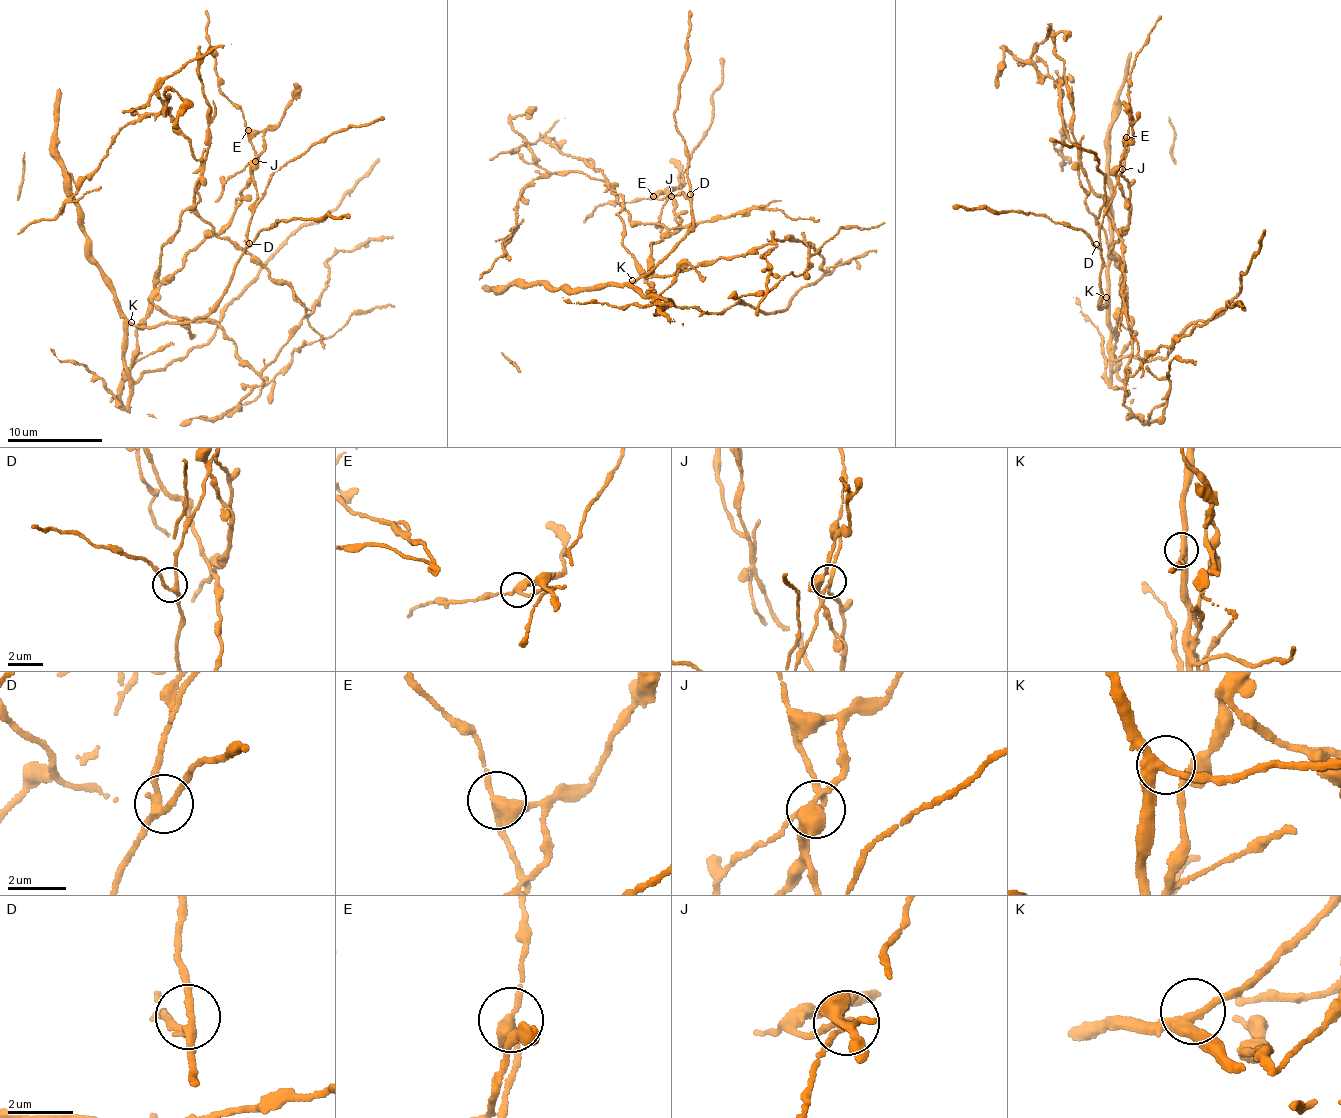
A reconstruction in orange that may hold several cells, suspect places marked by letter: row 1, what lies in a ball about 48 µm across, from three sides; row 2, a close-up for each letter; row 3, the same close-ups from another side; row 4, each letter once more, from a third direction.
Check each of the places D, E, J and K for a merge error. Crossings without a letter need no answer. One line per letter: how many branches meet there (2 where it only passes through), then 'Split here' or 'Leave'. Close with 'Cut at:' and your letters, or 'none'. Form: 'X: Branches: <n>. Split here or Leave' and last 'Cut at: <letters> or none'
D: Branches: 3. Leave
E: Branches: 3. Split here
J: Branches: 4. Split here
K: Branches: 3. Leave
Cut at: E, J

